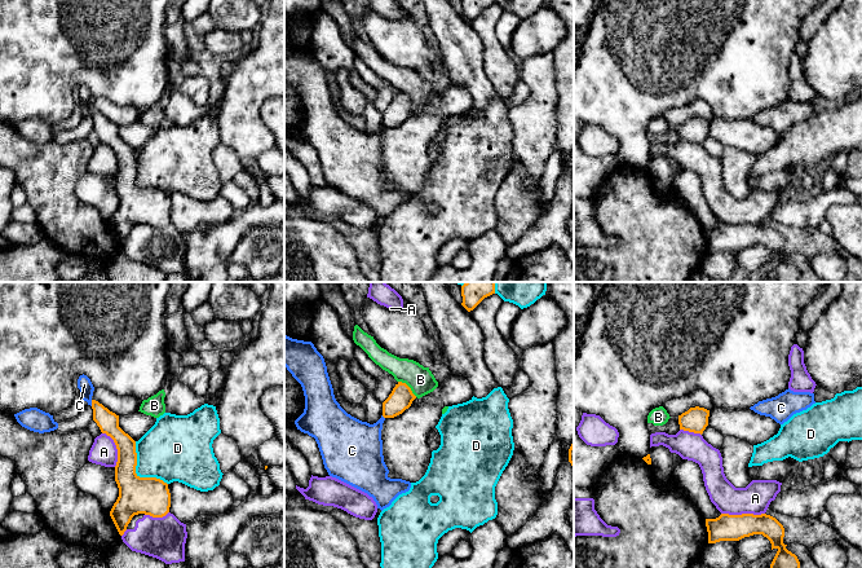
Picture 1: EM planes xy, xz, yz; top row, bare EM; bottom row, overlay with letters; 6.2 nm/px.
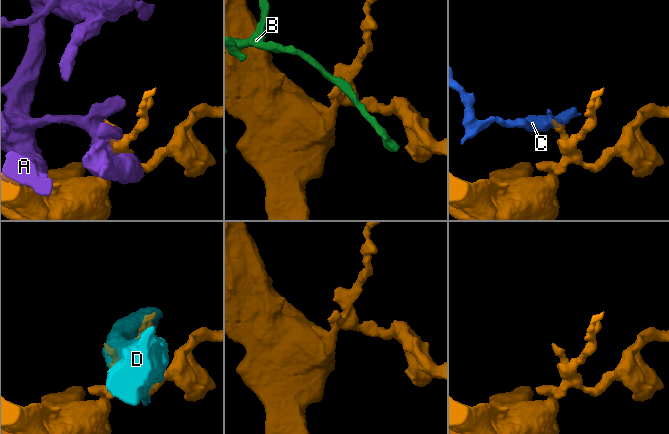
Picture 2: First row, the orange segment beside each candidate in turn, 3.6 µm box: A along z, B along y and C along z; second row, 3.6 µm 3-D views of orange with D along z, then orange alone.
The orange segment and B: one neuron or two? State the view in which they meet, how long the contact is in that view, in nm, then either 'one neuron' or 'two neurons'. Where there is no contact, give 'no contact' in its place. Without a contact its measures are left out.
xz | 160 nm | two neurons

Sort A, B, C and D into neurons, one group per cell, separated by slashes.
A / B / C / D

